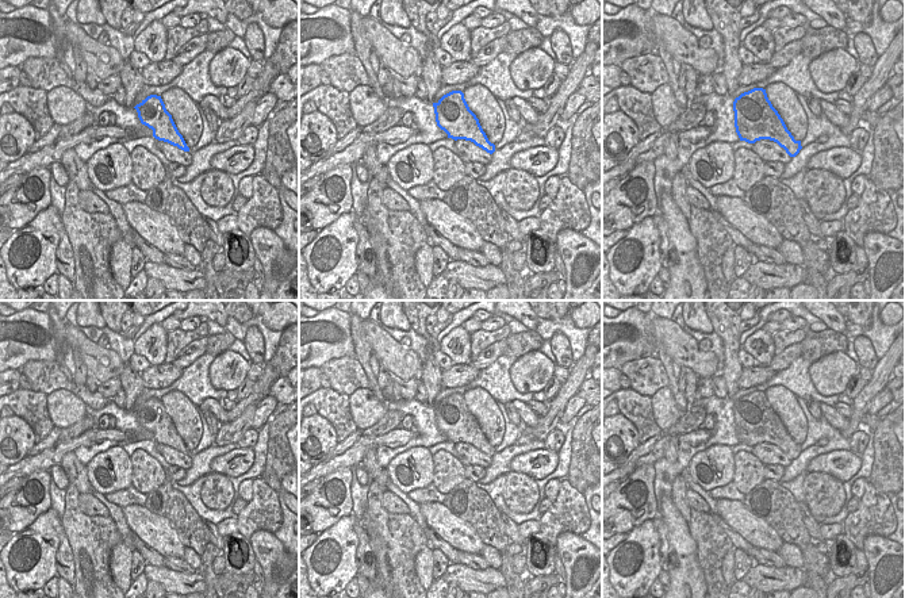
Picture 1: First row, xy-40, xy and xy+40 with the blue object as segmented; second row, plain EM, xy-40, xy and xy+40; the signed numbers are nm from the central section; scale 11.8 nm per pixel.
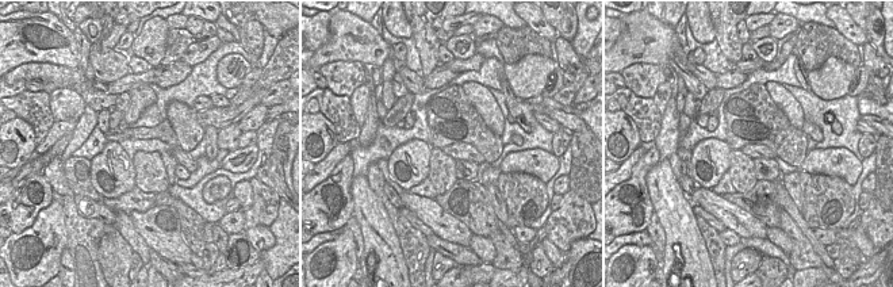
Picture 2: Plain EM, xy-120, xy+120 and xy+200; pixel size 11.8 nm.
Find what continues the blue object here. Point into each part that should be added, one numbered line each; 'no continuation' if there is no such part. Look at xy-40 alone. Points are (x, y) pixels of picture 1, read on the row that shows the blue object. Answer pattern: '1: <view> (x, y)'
no continuation

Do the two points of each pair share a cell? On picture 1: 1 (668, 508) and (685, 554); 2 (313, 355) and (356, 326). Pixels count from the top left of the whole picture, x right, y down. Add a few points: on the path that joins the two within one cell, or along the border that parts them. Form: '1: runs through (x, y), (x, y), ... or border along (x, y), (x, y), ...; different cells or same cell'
1: runs through (673, 518), (682, 543); same cell
2: border along (351, 314), (351, 340), (355, 356); different cells

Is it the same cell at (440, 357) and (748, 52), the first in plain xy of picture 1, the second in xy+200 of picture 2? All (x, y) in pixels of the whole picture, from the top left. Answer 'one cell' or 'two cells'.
one cell

